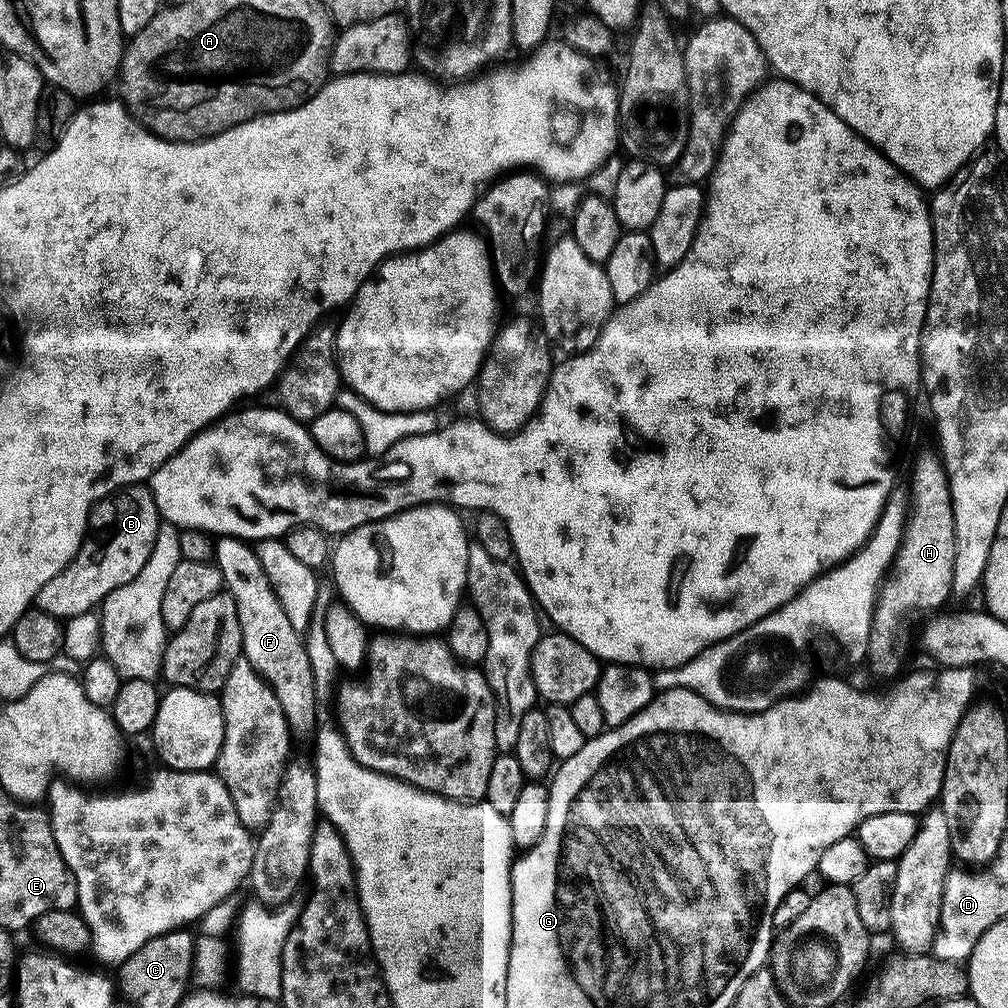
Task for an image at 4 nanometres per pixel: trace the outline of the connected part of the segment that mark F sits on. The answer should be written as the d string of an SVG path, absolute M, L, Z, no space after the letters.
M220 536L216 540L214 563L224 579L223 587L238 606L238 622L242 626L244 643L243 659L272 689L289 729L300 736L308 731L311 733L317 727L316 680L312 677L312 660L296 633L299 632L297 625L290 622L286 610L278 602L262 570L262 562L258 562L255 547L234 536Z

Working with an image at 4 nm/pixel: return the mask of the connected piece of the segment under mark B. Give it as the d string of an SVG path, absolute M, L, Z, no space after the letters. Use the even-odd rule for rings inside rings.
M129 484L111 496L104 496L88 515L90 531L85 535L78 554L61 572L54 574L42 590L38 590L35 607L61 622L91 613L103 604L108 594L130 582L142 570L150 558L161 523L151 487Z

